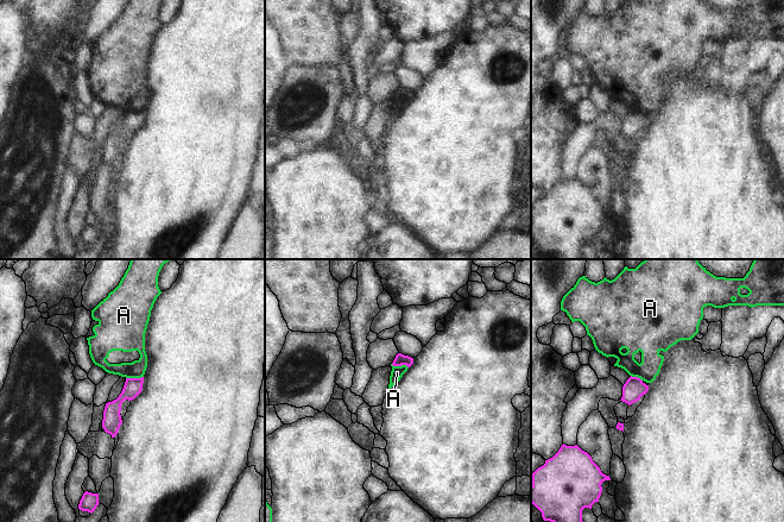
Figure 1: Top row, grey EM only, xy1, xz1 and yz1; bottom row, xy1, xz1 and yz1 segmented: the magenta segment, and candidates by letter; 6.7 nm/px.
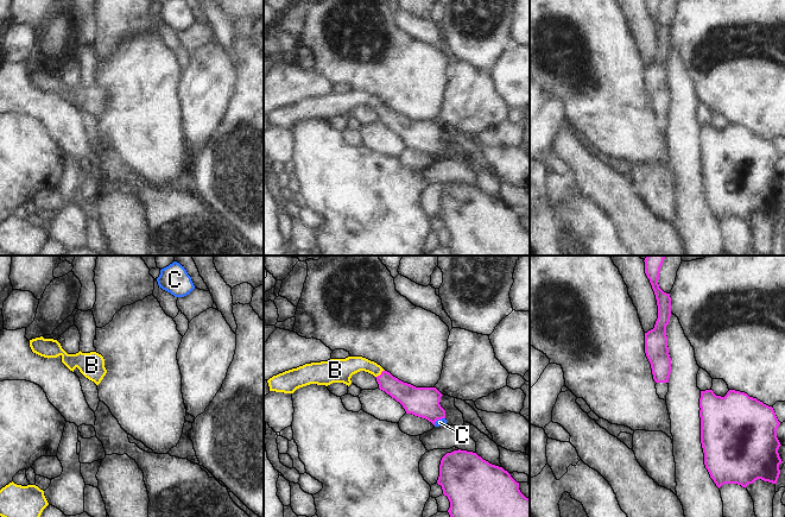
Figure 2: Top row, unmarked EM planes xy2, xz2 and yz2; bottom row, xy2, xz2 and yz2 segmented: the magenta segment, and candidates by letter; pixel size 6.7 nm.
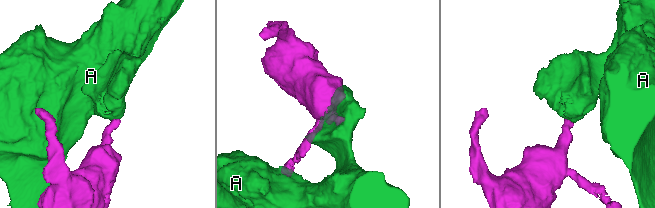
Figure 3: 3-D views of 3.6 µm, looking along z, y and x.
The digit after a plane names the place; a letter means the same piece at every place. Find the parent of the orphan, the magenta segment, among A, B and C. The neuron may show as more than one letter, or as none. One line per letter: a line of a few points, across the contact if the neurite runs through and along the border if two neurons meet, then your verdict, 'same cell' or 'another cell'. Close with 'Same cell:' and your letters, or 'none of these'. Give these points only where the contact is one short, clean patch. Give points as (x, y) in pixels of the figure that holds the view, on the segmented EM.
A: line xy1 (143, 376), (126, 378); another cell
B: line xz2 (409, 396), (392, 386), (380, 374), (369, 366), (344, 369); same cell
C: another cell
Same cell: B

